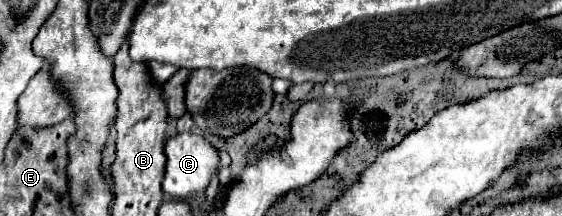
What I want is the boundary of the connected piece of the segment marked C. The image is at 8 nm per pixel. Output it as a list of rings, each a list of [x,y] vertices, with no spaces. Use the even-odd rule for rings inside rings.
[[[190,131],[176,133],[174,137],[166,139],[164,143],[164,155],[166,155],[166,173],[162,181],[164,193],[172,197],[186,197],[196,191],[204,191],[210,183],[210,177],[218,171],[218,153],[216,149],[202,137]]]

